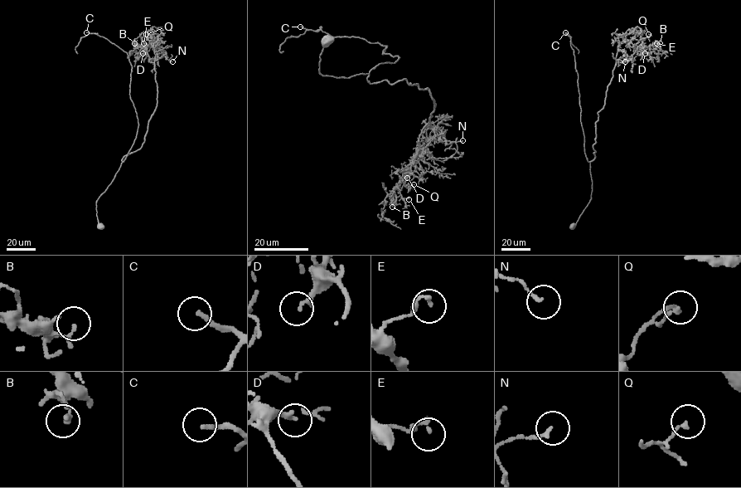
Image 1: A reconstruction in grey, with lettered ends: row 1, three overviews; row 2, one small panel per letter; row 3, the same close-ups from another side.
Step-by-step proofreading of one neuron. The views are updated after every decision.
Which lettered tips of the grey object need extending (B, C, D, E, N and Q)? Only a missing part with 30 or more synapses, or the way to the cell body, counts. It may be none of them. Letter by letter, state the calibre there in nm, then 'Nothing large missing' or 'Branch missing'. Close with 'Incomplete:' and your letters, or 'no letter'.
B: Thickness 180 nm. Nothing large missing
C: Thickness 180 nm. Branch missing
D: Thickness 200 nm. Branch missing
E: Thickness 160 nm. Nothing large missing
N: Thickness 150 nm. Nothing large missing
Q: Thickness 170 nm. Nothing large missing
Incomplete: C, D

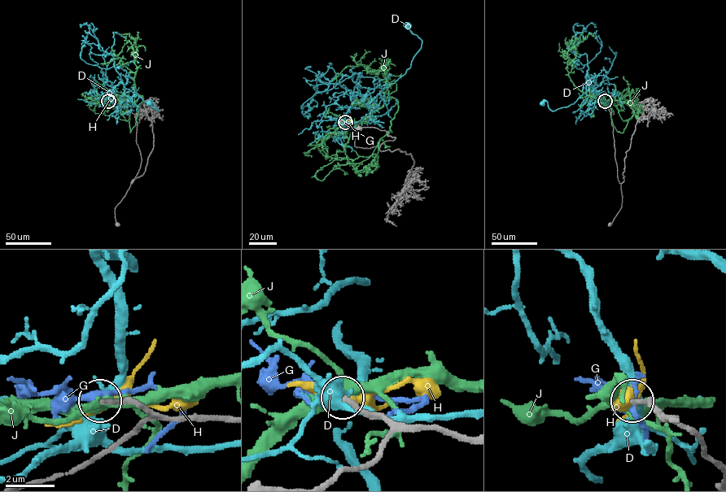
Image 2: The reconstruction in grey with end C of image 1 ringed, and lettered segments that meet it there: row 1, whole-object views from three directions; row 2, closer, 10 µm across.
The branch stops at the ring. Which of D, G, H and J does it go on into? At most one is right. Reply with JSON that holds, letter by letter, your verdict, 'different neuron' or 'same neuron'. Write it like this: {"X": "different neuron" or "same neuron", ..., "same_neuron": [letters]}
{"D": "different neuron", "G": "different neuron", "H": "different neuron", "J": "different neuron", "same_neuron": []}

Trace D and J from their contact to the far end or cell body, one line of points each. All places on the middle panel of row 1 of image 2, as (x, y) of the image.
D: (345, 122), (349, 108), (369, 89), (387, 87), (410, 67), (422, 41), (406, 24)
J: (345, 121), (398, 102), (377, 166), (370, 156), (318, 150)

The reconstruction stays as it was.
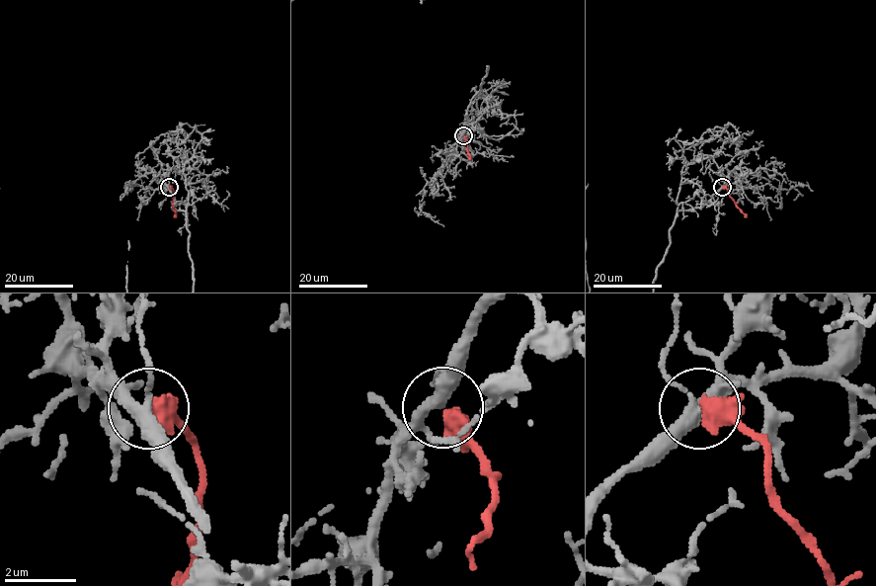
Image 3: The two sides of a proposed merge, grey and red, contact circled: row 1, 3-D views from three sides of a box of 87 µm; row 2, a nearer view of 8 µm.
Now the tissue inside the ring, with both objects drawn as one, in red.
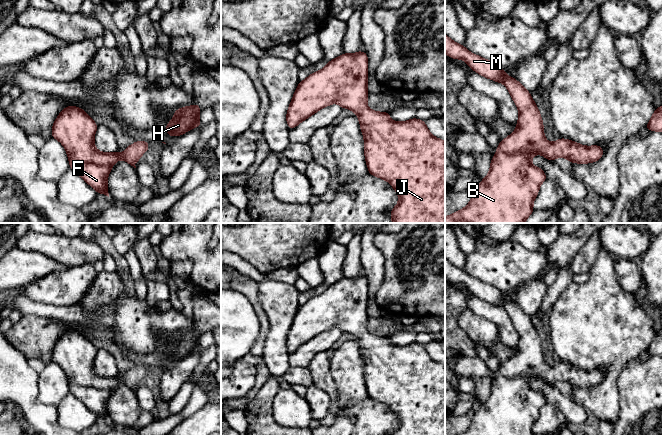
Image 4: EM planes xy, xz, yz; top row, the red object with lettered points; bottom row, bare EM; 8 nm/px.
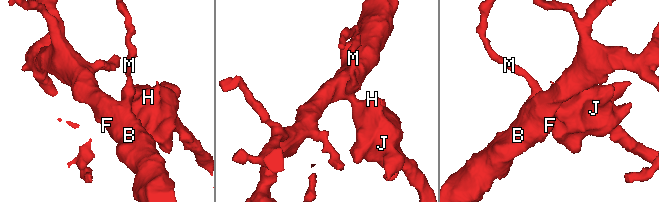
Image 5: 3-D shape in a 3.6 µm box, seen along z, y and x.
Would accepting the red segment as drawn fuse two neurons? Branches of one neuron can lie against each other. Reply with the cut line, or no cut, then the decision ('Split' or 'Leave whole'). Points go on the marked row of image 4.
No split. Leave whole

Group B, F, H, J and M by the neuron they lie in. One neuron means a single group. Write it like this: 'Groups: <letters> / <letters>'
Groups: B F H J M

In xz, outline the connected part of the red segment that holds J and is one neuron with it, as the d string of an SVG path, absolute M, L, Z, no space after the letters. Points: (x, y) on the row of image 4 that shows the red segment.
M364 51L354 54L343 53L329 61L320 71L300 81L286 114L290 130L320 109L333 103L355 112L364 137L364 155L368 173L384 179L398 193L398 204L390 211L393 223L445 223L445 142L434 137L425 121L412 118L405 122L394 122L388 112L376 112L367 107L368 56Z

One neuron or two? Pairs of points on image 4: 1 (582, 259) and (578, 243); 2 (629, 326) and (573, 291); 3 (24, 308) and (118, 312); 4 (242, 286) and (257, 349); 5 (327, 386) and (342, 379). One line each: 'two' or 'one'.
1: two
2: one
3: one
4: one
5: two

